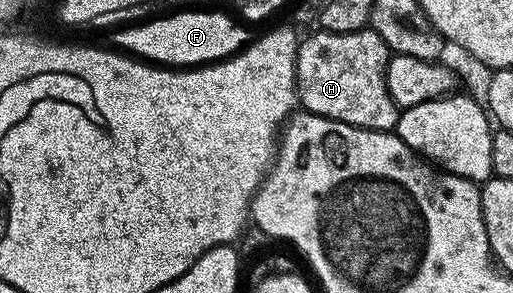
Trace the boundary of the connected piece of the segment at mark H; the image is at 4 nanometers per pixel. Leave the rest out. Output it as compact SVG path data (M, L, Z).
M369 28L347 34L324 29L319 29L317 33L310 34L307 38L305 35L298 43L294 85L301 109L365 130L393 131L398 125L400 107L394 103L386 87L386 65L391 60L392 51L384 44L384 40L380 40L378 33Z

